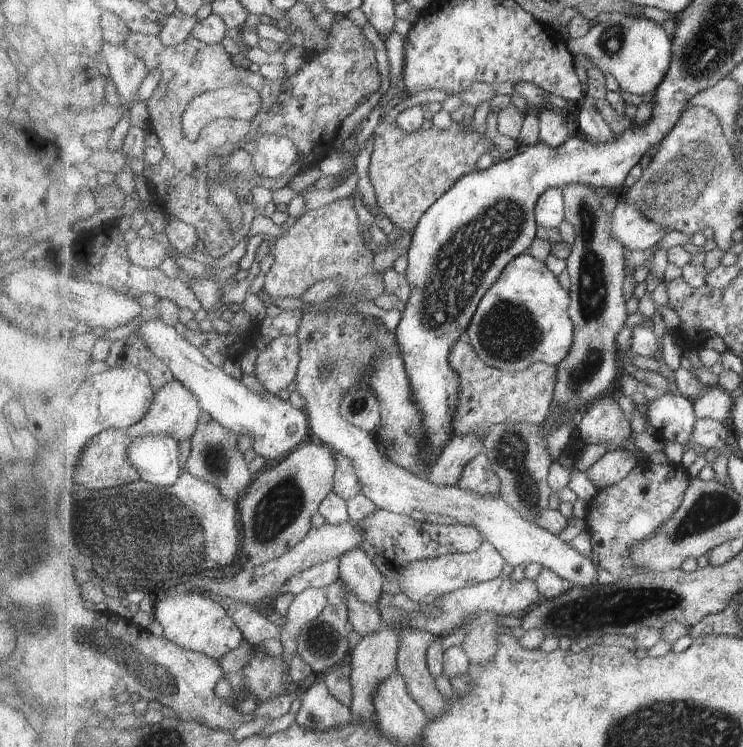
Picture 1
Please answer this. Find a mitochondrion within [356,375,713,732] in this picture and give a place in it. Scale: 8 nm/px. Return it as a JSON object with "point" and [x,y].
{"point":[632,604]}

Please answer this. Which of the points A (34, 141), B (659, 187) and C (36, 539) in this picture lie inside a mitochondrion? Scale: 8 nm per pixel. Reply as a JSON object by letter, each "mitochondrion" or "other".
{"A":"other","B":"mitochondrion","C":"mitochondrion"}

